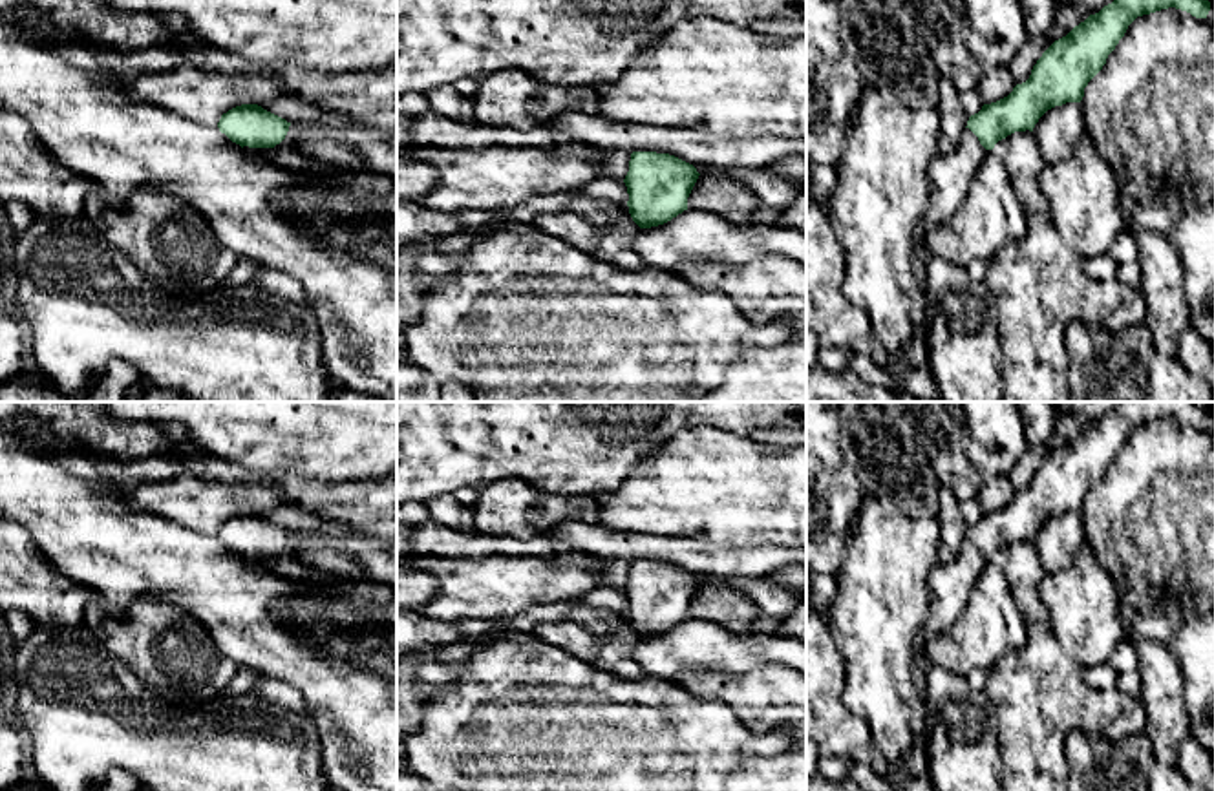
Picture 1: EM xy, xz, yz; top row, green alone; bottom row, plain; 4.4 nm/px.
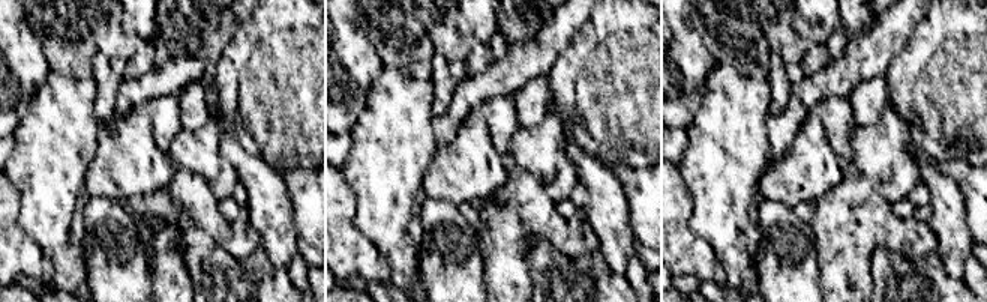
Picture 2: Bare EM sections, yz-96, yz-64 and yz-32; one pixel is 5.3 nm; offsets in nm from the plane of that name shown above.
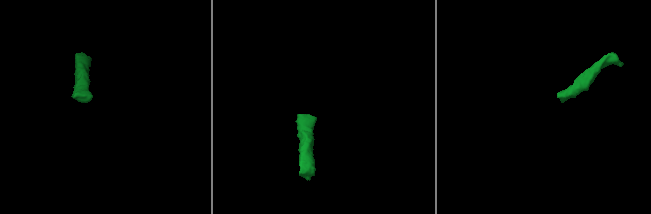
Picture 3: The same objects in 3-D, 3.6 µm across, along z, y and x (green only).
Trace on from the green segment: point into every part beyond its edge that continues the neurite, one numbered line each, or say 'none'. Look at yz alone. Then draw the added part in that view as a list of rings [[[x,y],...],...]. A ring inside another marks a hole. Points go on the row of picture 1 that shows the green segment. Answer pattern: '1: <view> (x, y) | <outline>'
1: yz (949, 174) | [[[965,128],[958,144],[949,152],[938,152],[929,164],[931,197],[927,216],[916,234],[916,250],[925,247],[925,237],[942,227],[967,194],[974,172],[982,164],[987,150],[978,137]]]

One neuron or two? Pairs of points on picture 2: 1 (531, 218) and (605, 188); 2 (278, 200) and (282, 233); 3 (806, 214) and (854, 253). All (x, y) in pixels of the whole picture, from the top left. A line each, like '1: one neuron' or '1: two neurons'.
1: two neurons
2: one neuron
3: two neurons

